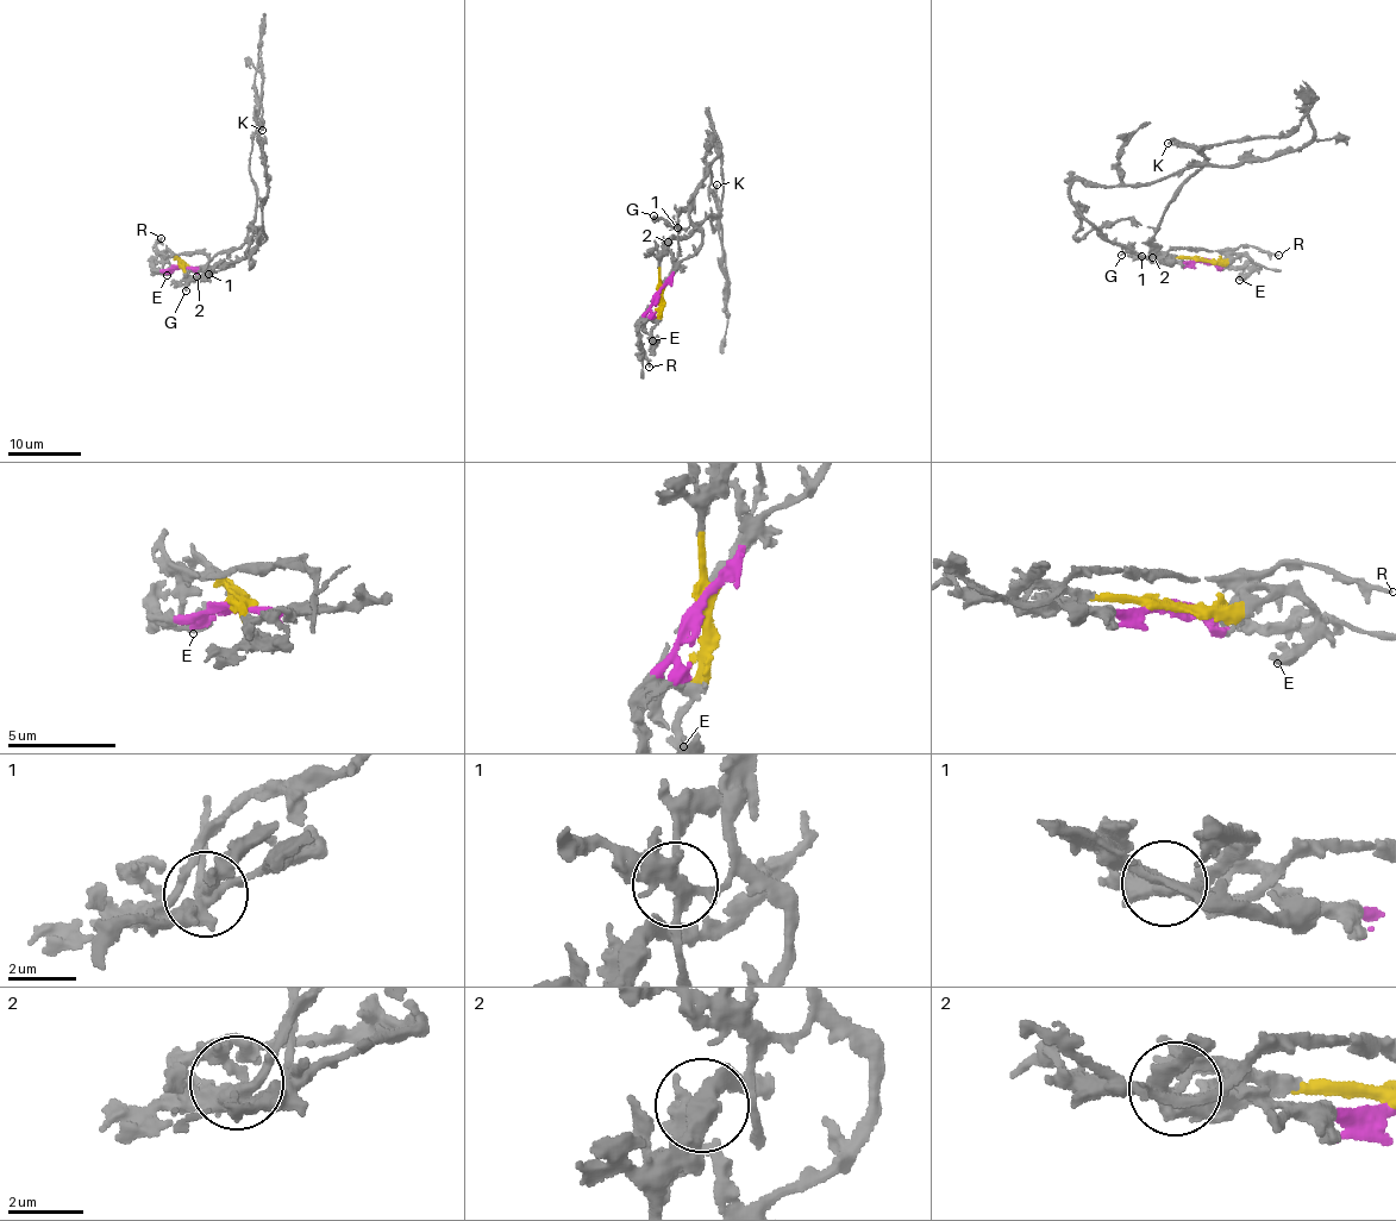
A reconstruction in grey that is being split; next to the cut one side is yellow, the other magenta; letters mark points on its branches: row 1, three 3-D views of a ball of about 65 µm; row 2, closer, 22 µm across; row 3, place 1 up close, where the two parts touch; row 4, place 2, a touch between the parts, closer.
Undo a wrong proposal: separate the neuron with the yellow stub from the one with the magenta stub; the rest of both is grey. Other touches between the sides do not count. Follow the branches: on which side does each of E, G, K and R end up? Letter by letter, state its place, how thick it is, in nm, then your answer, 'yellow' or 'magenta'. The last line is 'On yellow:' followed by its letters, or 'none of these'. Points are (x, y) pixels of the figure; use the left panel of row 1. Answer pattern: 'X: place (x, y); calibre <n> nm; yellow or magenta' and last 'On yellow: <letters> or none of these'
E: place (167, 275); calibre 400 nm; yellow
G: place (186, 290); calibre 280 nm; magenta
K: place (262, 130); calibre 200 nm; yellow
R: place (161, 238); calibre 180 nm; yellow
On yellow: E, K, R

